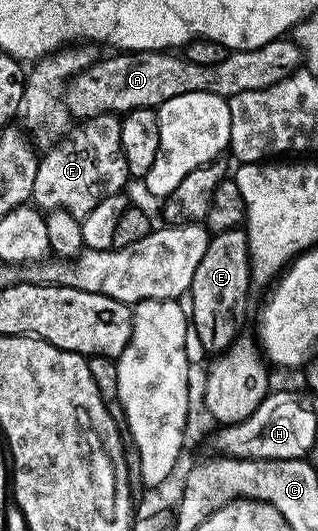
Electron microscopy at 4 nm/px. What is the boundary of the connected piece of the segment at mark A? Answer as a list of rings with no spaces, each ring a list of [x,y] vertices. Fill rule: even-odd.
[[[287,37],[275,38],[270,44],[262,44],[262,48],[230,52],[222,64],[209,66],[194,64],[176,52],[158,50],[146,54],[116,52],[111,56],[101,57],[69,81],[66,105],[73,119],[97,118],[103,114],[123,116],[130,110],[159,108],[173,96],[182,96],[182,92],[214,92],[230,99],[242,92],[270,88],[302,66],[299,44]]]

